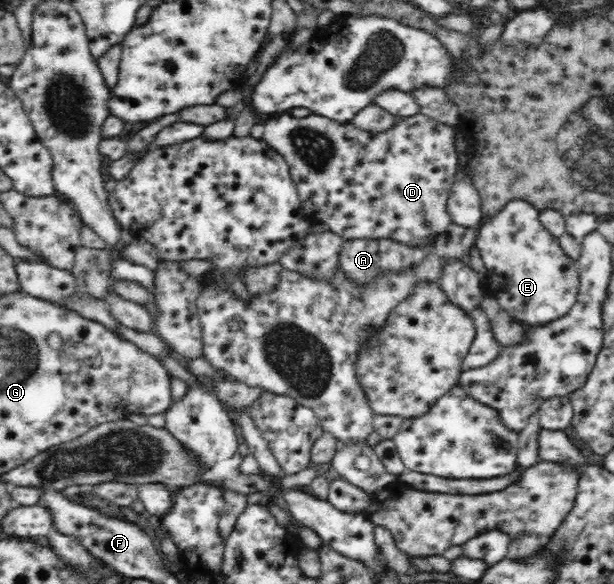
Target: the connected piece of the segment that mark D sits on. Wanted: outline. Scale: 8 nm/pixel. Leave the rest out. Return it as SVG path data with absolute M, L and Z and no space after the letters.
M421 112L412 116L399 119L393 126L383 131L361 130L355 126L352 121L341 124L337 120L329 119L327 116L315 115L309 113L307 116L297 118L290 114L281 115L277 119L271 119L263 125L262 140L266 142L269 148L277 151L289 165L290 174L296 183L296 188L301 200L301 207L305 215L311 219L318 219L320 223L329 226L329 231L340 235L344 239L392 239L405 246L419 247L428 250L429 243L432 240L439 240L445 229L452 222L448 212L449 193L452 191L453 181L455 181L455 172L458 168L459 157L454 146L454 137L459 130L458 126L445 125Z

